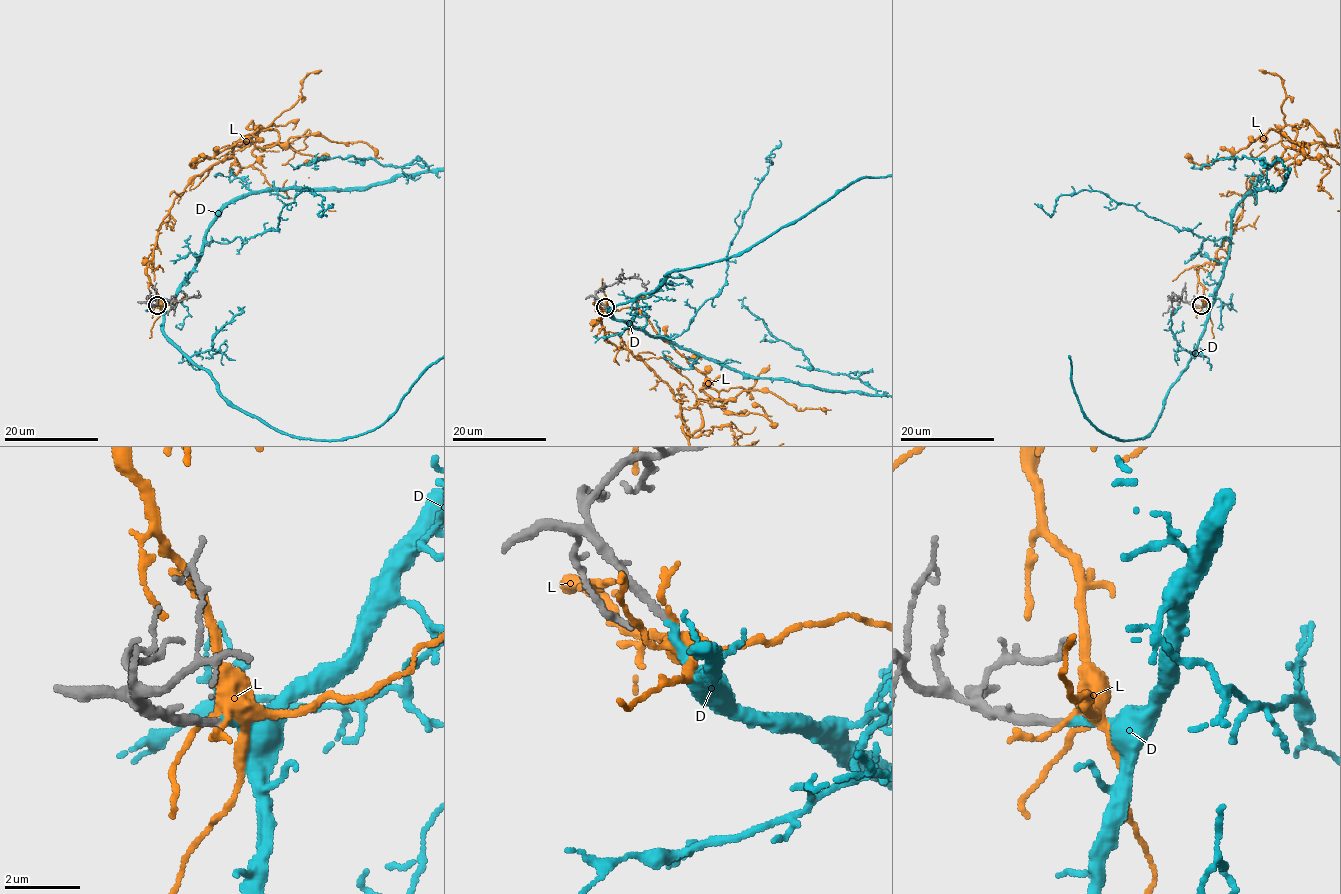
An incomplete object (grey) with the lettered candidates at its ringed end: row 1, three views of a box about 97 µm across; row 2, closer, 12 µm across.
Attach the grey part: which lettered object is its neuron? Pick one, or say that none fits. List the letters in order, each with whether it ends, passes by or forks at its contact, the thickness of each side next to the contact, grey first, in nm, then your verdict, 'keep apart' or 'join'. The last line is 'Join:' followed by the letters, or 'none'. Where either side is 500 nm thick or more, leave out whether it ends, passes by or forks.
D: it ends; calibres 220 and 240 nm; join
L: it forks; calibres 220 and 180 nm; keep apart
Join: D

